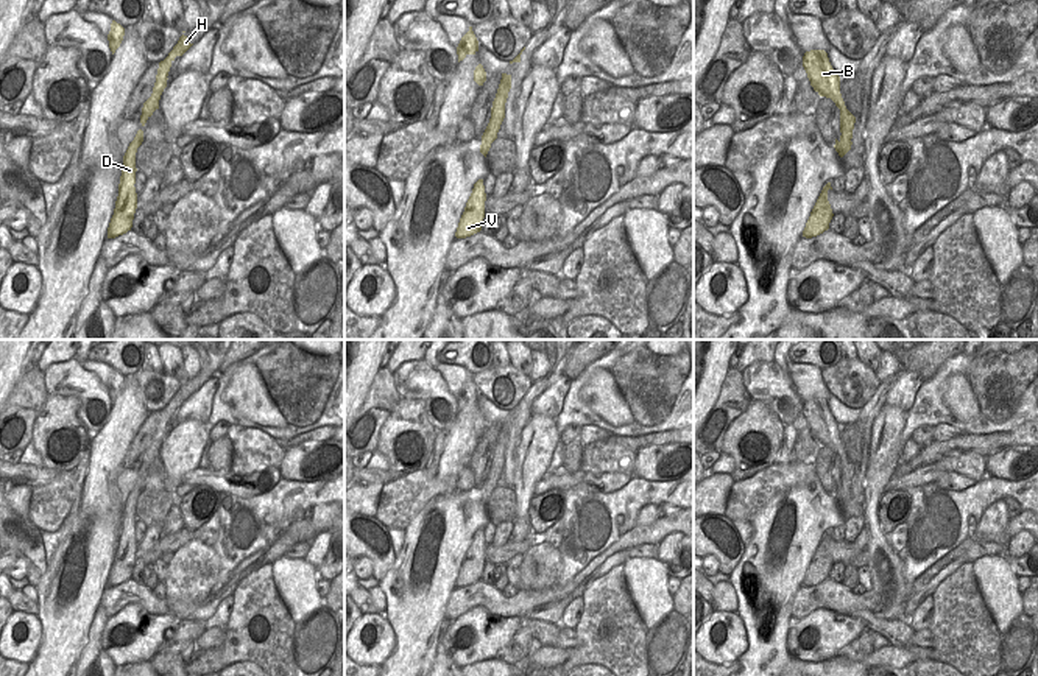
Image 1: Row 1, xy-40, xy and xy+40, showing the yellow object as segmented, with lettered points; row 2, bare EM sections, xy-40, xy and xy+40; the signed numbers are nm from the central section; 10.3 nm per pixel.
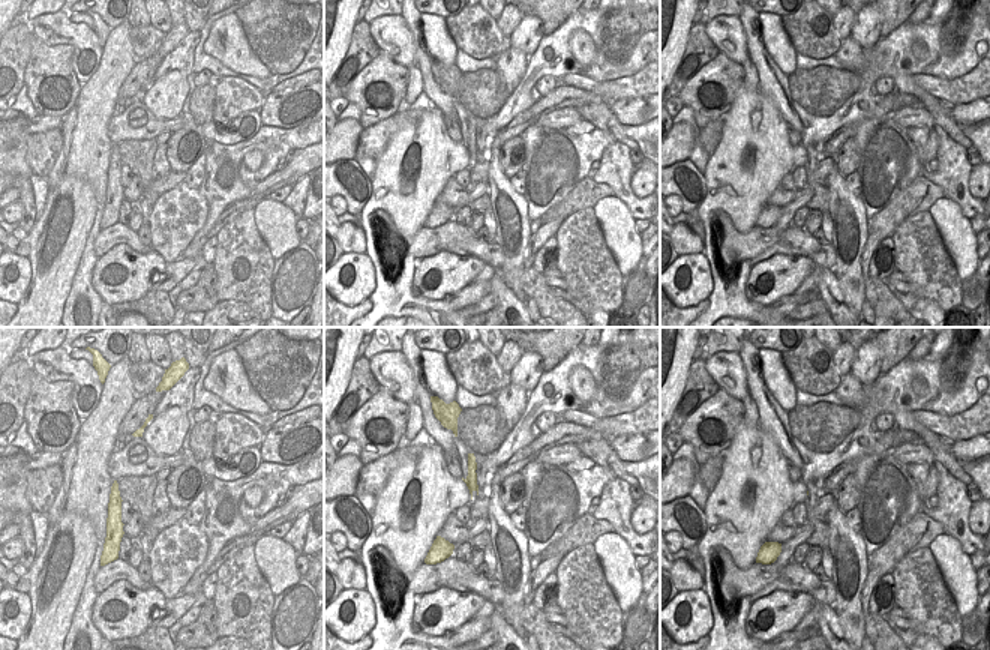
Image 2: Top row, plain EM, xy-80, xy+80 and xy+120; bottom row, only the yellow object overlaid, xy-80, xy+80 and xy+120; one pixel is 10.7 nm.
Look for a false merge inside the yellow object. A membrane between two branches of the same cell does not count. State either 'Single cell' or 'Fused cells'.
Fused cells

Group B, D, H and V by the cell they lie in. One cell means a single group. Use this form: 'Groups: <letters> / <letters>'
Groups: B / D H V

